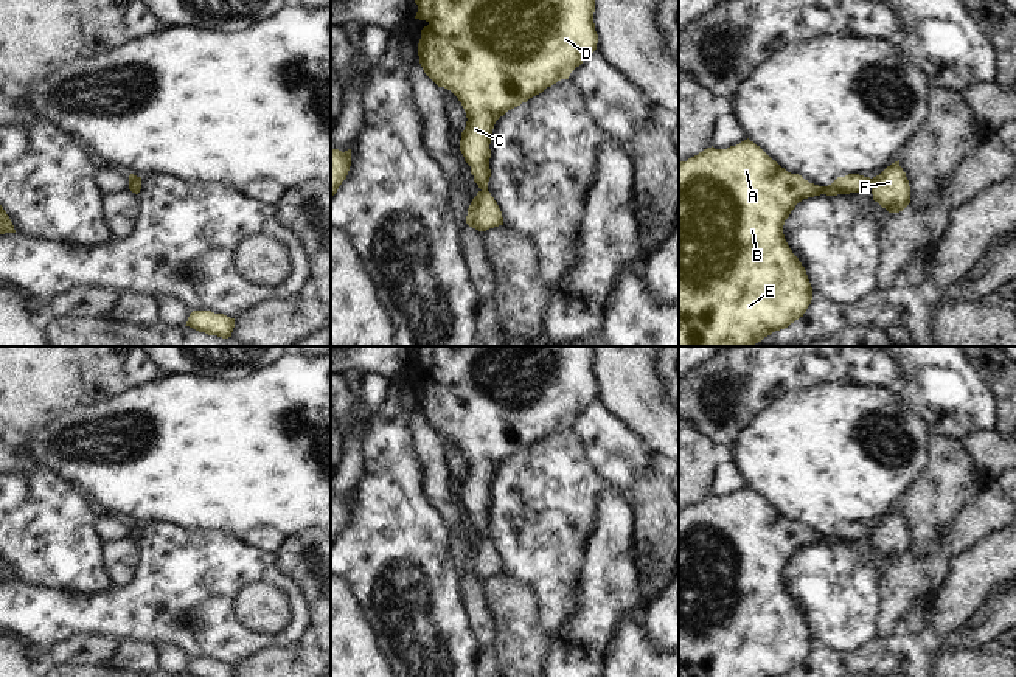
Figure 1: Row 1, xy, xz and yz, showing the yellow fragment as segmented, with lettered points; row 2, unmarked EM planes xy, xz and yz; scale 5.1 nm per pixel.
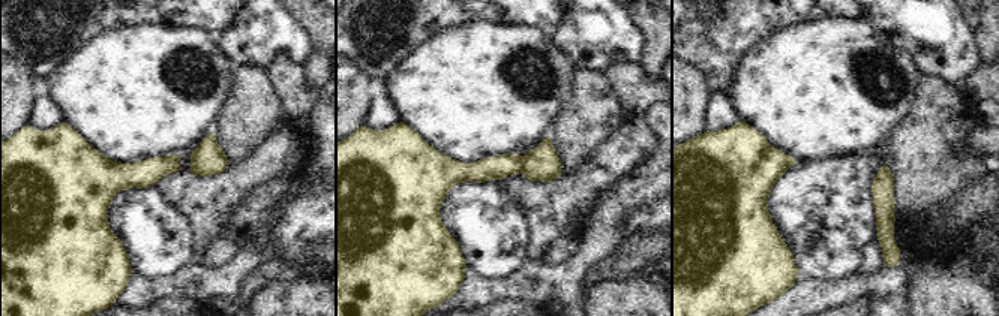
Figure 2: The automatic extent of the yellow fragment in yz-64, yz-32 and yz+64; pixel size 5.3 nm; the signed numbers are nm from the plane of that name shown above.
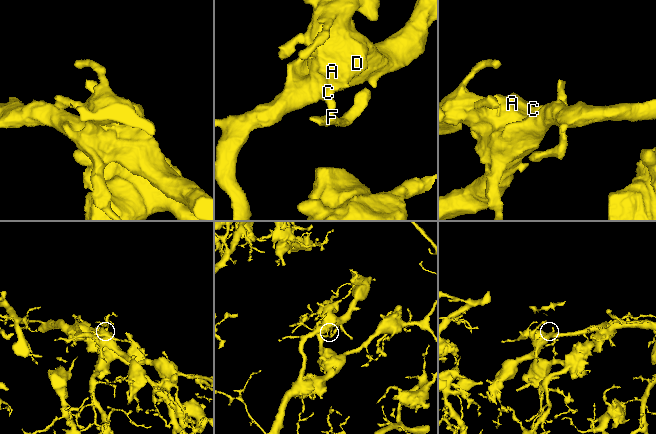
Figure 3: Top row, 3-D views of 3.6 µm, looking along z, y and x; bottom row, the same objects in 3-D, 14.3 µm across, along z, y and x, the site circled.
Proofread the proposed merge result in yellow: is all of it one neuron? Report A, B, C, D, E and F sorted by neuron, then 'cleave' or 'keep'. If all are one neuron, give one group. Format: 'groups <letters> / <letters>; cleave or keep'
groups A B C D E / F; cleave

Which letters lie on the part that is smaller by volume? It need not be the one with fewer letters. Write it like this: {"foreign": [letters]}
{"foreign": ["F"]}

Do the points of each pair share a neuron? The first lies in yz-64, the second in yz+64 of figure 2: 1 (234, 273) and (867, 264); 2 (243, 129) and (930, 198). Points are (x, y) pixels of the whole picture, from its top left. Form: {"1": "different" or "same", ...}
{"1": "different", "2": "same"}

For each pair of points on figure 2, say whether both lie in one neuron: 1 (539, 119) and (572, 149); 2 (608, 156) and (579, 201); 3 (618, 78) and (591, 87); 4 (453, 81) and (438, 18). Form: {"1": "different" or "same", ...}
{"1": "different", "2": "same", "3": "different", "4": "different"}

